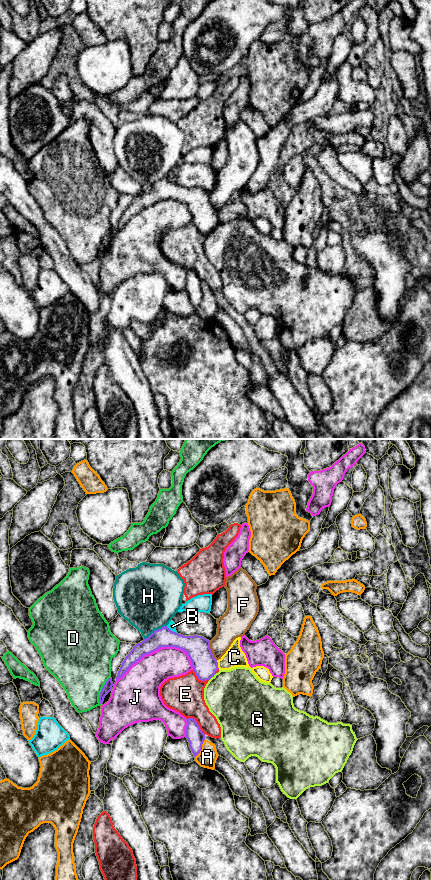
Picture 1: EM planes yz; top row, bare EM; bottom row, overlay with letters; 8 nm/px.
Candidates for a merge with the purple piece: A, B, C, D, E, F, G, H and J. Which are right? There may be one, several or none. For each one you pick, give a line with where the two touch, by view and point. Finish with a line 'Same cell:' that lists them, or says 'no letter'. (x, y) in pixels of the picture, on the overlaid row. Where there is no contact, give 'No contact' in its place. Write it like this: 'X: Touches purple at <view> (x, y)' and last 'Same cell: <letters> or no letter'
Same cell: no letter

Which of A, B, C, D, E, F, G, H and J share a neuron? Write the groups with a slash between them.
A / B / C / D / E / F / G / H / J

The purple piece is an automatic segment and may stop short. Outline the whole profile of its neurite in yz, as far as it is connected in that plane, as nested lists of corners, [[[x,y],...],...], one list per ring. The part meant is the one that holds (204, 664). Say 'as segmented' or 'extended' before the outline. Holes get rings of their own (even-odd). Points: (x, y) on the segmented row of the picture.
as segmented; [[[164,626],[155,630],[148,638],[133,647],[122,662],[116,681],[144,655],[162,647],[176,647],[187,652],[192,662],[193,670],[201,681],[210,680],[219,669],[218,662],[211,652],[209,640],[198,635],[183,636]]]

